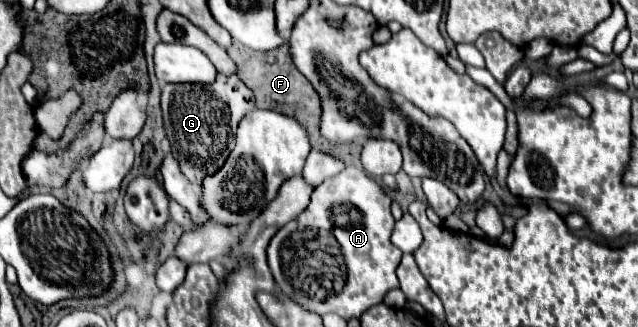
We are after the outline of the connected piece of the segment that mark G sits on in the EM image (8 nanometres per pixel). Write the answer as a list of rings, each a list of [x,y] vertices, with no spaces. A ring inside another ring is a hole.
[[[221,75],[213,83],[169,83],[161,93],[161,109],[171,151],[181,163],[181,171],[193,185],[201,185],[207,173],[215,173],[235,147],[239,121],[255,109],[249,87],[235,75]]]

